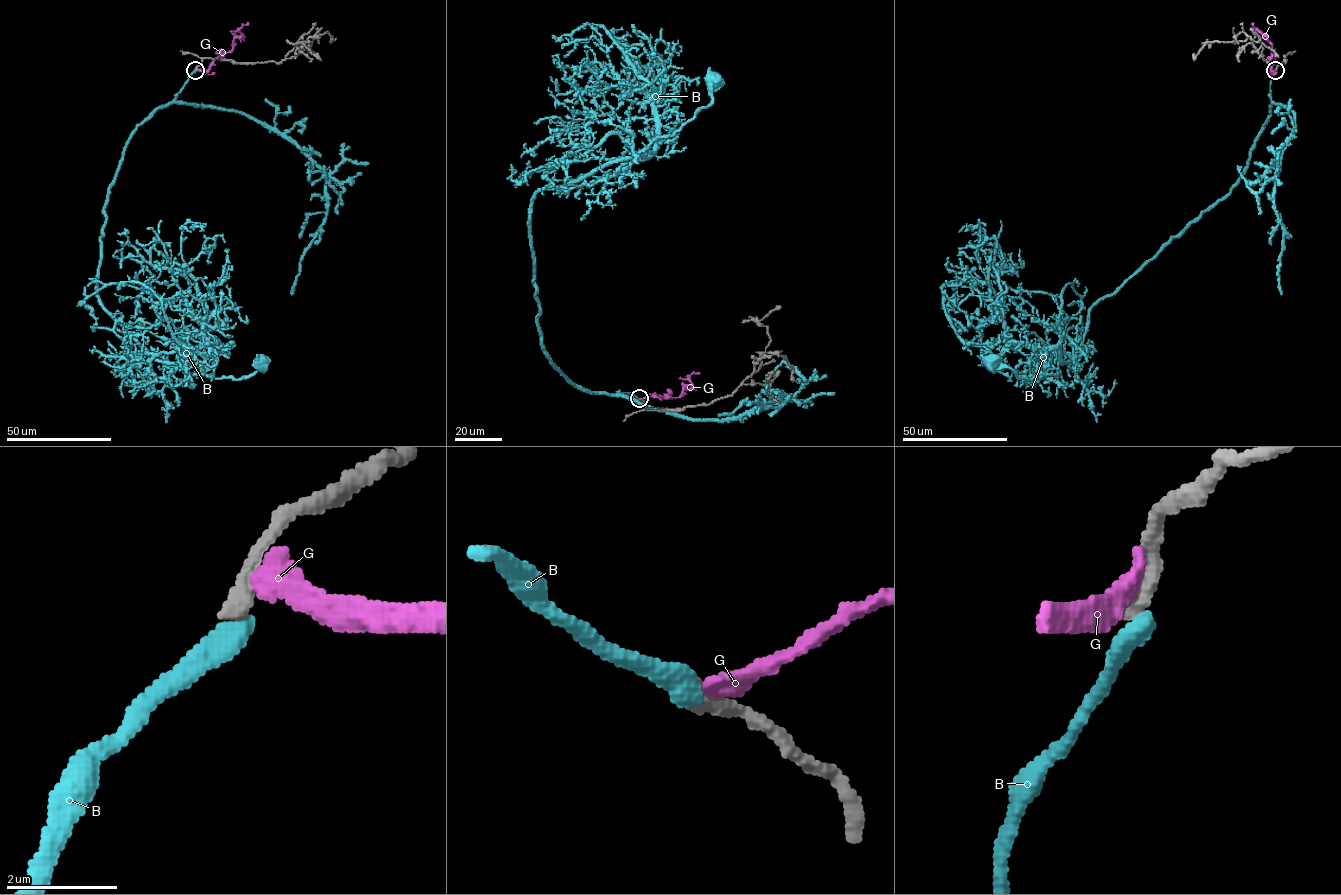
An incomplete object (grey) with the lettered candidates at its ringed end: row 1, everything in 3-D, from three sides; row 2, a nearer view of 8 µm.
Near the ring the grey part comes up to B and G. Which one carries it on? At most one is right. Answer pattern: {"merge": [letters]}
{"merge": []}

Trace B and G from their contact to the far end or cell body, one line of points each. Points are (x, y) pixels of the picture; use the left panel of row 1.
B: (195, 70), (126, 145), (103, 209), (98, 301), (155, 358), (189, 359), (191, 373), (241, 378), (260, 363)
G: (196, 69), (207, 70), (215, 58), (230, 52), (233, 40), (240, 35), (238, 29), (248, 22)

